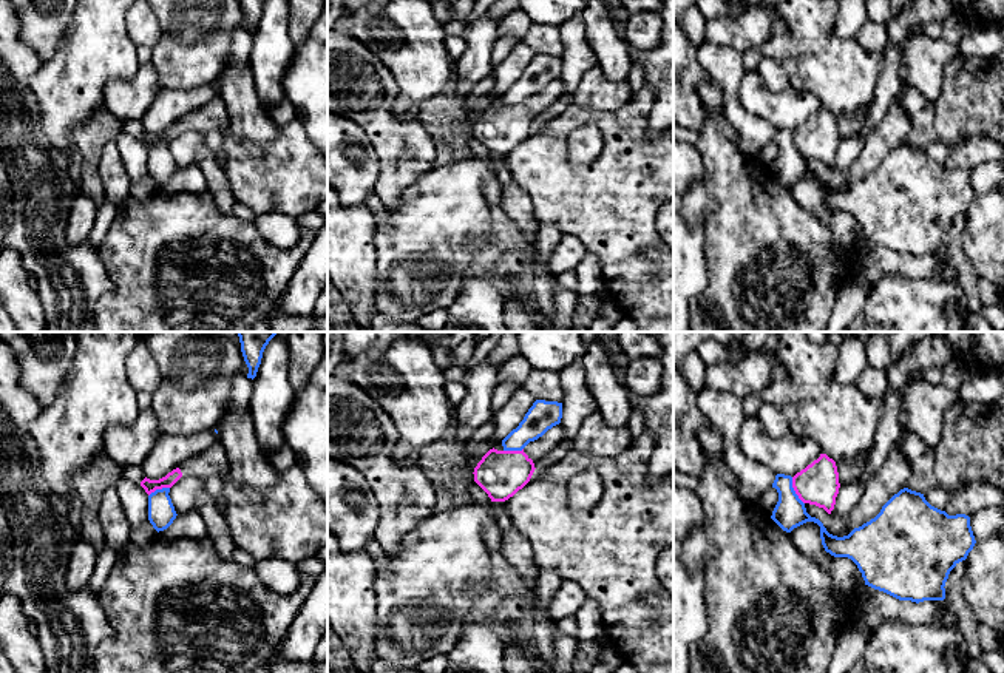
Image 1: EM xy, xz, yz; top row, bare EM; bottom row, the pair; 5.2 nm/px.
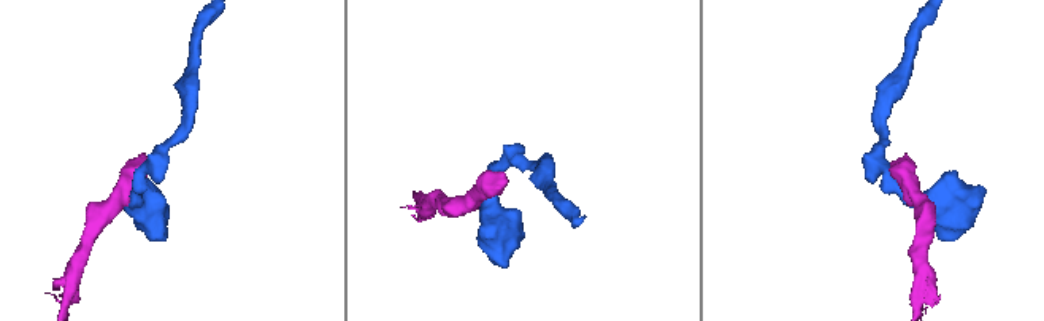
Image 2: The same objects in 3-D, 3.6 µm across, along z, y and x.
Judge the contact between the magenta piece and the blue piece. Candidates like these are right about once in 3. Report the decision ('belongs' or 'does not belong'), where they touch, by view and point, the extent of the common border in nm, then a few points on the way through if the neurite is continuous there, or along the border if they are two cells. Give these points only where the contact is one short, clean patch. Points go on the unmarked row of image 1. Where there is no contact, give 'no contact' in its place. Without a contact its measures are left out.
does not belong | yz (794, 144) | 160 nm

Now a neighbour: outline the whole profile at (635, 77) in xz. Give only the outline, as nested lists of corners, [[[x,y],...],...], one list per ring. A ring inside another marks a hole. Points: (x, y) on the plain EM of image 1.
[[[632,59],[632,69],[629,73],[627,82],[630,83],[633,93],[639,91],[646,83],[643,66],[636,59]]]

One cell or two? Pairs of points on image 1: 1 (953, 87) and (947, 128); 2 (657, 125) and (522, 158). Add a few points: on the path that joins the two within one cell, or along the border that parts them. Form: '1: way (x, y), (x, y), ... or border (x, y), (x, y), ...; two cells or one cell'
1: way (953, 98), (953, 118); one cell
2: border (655, 93), (646, 128), (652, 138); two cells

